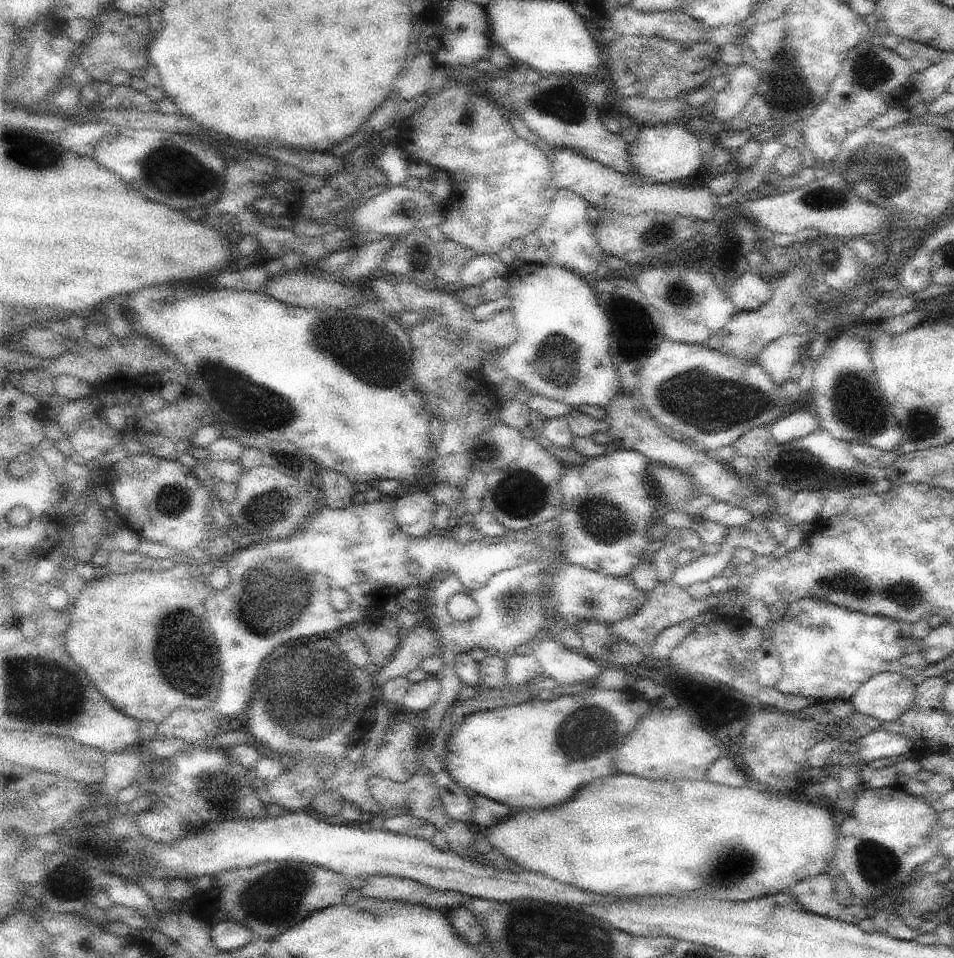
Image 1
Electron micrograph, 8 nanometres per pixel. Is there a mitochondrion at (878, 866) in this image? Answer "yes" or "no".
yes

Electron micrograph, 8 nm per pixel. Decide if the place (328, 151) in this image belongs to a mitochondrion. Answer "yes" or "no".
no

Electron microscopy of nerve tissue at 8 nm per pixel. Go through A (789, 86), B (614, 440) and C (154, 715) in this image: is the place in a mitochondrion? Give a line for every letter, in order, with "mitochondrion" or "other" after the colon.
A: mitochondrion
B: other
C: other

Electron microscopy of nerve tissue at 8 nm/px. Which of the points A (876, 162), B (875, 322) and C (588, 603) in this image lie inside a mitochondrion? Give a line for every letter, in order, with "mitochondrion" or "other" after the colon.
A: mitochondrion
B: other
C: mitochondrion

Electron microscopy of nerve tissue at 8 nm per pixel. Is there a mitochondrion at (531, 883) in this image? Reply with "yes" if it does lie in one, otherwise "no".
no

